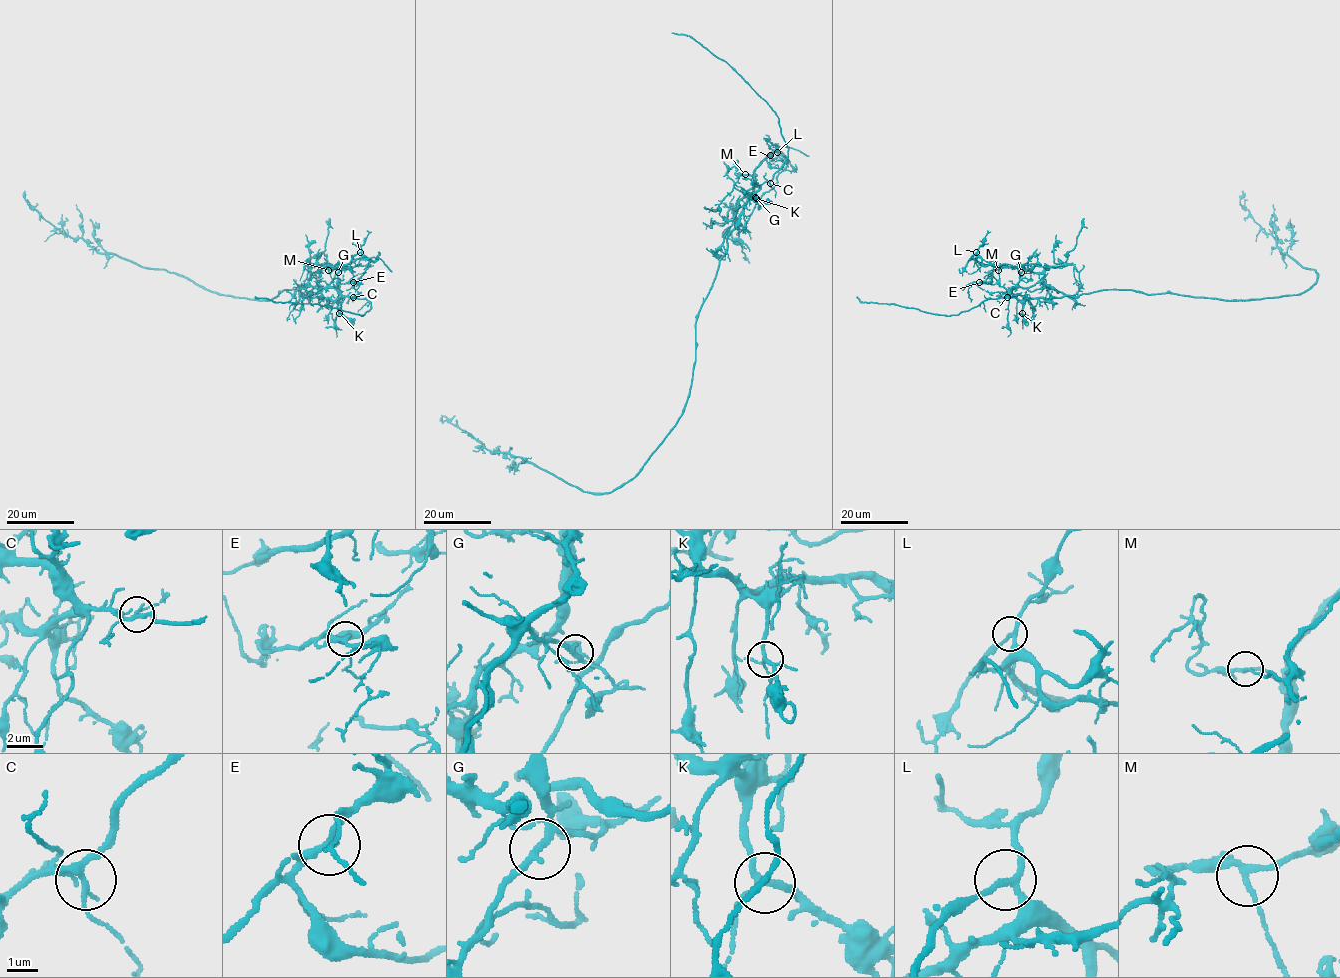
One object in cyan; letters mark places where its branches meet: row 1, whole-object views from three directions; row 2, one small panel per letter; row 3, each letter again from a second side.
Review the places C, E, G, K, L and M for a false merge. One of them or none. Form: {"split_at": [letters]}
{"split_at": ["M"]}

